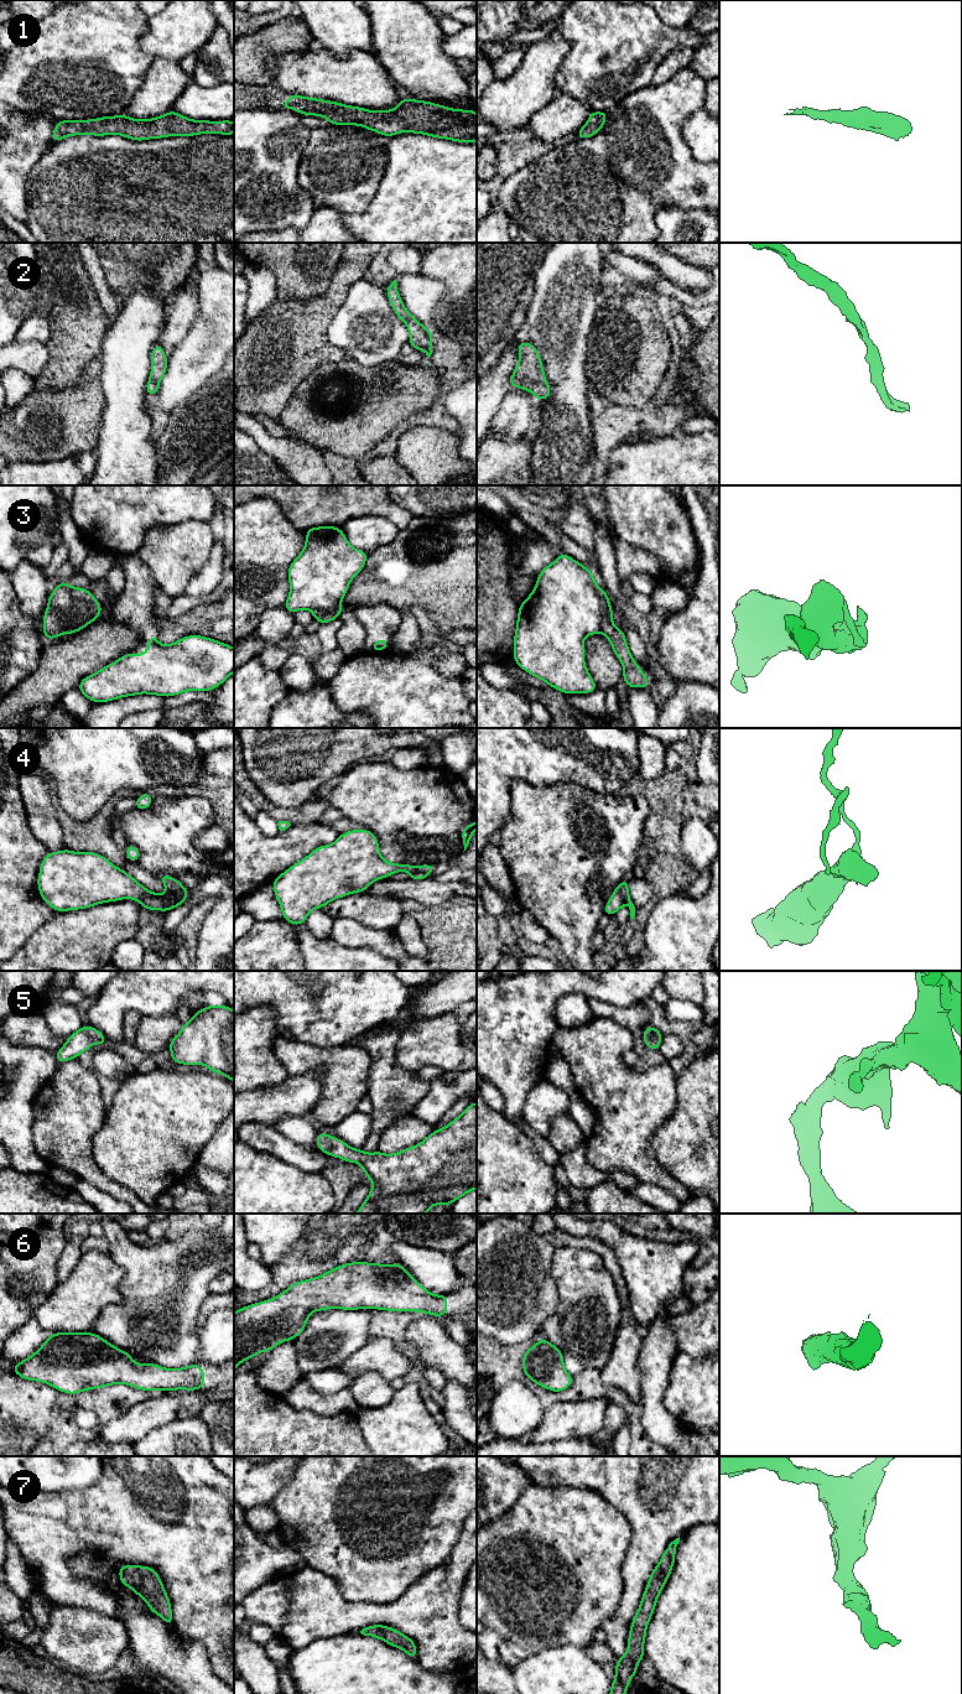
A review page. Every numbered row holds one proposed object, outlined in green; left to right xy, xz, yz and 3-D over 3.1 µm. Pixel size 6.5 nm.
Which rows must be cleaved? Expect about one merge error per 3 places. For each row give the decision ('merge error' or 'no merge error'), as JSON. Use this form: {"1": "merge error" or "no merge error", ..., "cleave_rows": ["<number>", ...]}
{"1": "no merge error", "2": "no merge error", "3": "merge error", "4": "merge error", "5": "no merge error", "6": "no merge error", "7": "no merge error", "cleave_rows": ["3", "4"]}

